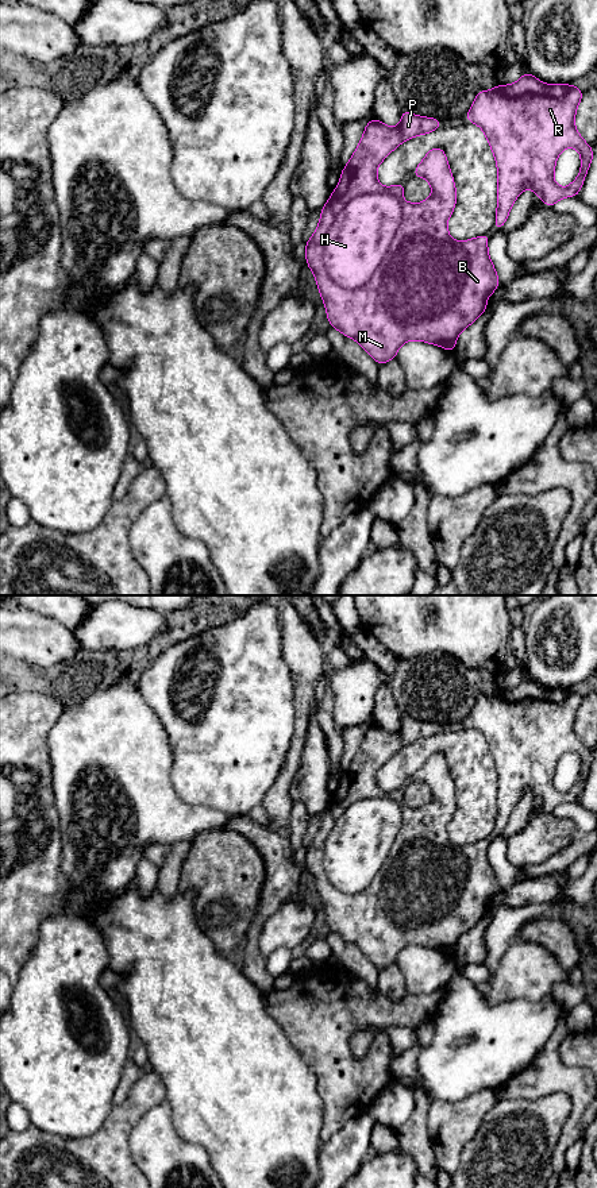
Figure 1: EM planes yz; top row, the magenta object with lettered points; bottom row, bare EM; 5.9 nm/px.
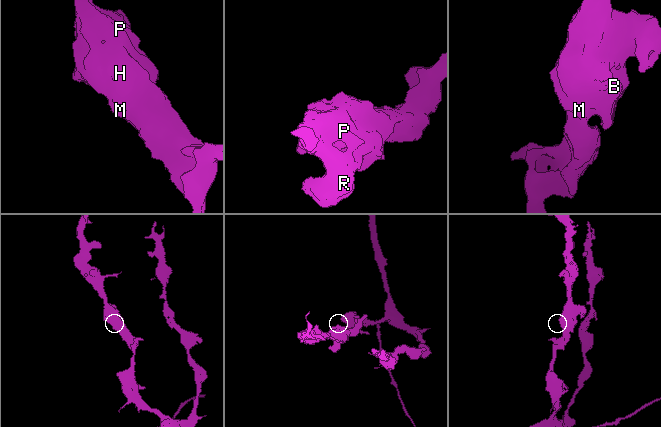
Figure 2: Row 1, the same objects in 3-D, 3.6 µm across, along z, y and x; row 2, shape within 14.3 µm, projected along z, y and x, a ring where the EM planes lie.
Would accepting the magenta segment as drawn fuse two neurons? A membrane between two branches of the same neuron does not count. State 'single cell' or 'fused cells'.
fused cells

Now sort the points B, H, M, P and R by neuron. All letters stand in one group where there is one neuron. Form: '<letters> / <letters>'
B M P R / H

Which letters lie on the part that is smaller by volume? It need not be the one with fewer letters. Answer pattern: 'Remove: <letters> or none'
Remove: H

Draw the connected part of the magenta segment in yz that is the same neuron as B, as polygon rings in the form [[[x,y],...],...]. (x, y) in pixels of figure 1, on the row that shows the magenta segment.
[[[405,109],[396,128],[375,117],[369,120],[357,150],[340,173],[336,189],[321,208],[316,231],[305,243],[307,266],[315,274],[331,328],[357,340],[378,364],[396,359],[398,348],[409,340],[421,340],[454,352],[458,335],[488,309],[486,298],[500,285],[488,254],[490,235],[459,243],[447,231],[447,220],[457,205],[457,188],[442,147],[431,148],[412,173],[412,177],[423,177],[430,182],[432,196],[419,204],[403,202],[403,221],[371,278],[363,286],[348,290],[334,282],[326,270],[324,240],[336,215],[351,198],[366,193],[388,190],[404,198],[405,184],[384,188],[377,181],[377,166],[403,142],[440,127],[440,120]]]

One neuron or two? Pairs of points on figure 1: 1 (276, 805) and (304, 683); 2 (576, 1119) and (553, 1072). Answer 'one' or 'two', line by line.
1: one
2: one

